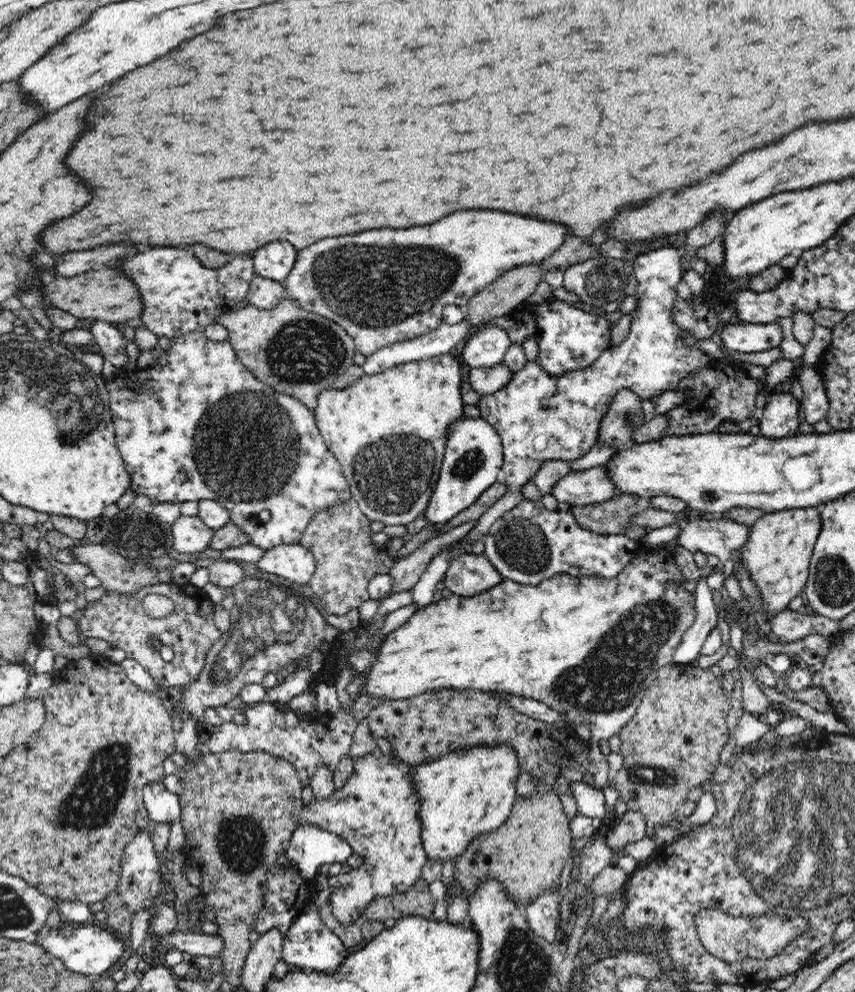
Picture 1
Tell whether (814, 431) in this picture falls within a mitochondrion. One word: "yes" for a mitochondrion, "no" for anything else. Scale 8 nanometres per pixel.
no

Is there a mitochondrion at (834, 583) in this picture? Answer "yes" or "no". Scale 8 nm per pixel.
yes

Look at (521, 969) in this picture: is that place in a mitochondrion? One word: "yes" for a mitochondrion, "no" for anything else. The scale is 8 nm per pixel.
yes

